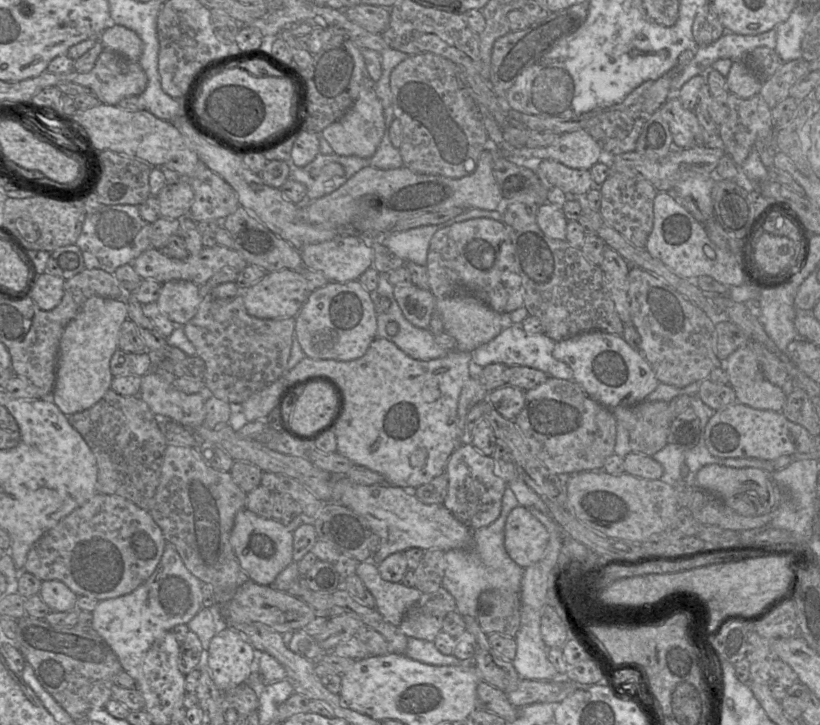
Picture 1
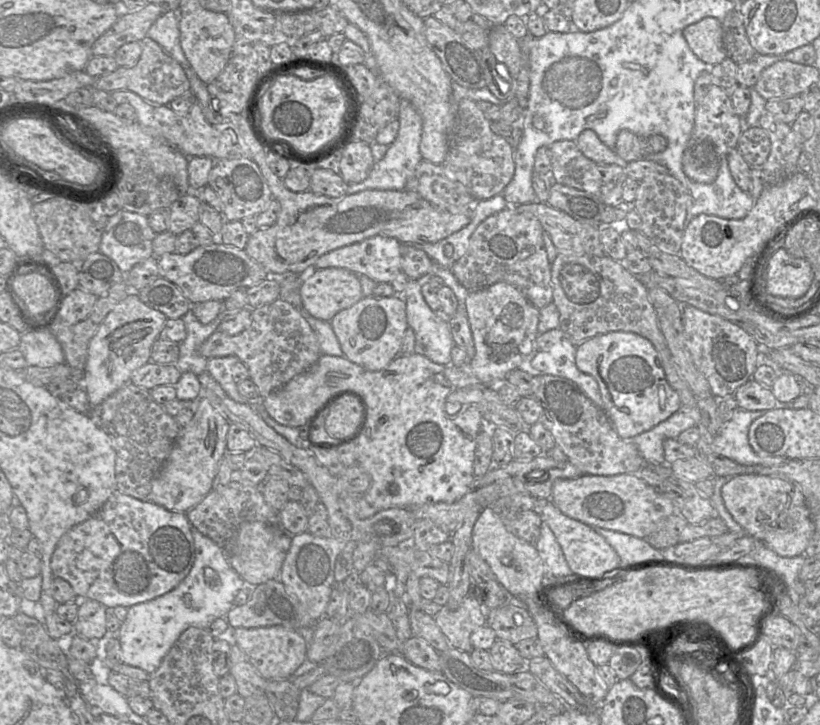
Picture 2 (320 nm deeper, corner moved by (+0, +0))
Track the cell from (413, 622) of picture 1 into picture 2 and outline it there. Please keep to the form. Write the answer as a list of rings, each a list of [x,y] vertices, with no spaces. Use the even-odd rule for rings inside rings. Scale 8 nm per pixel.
[[[472,590],[458,609],[450,610],[443,606],[434,620],[452,648],[469,653],[473,649],[470,636],[487,625],[487,612],[475,590]]]

